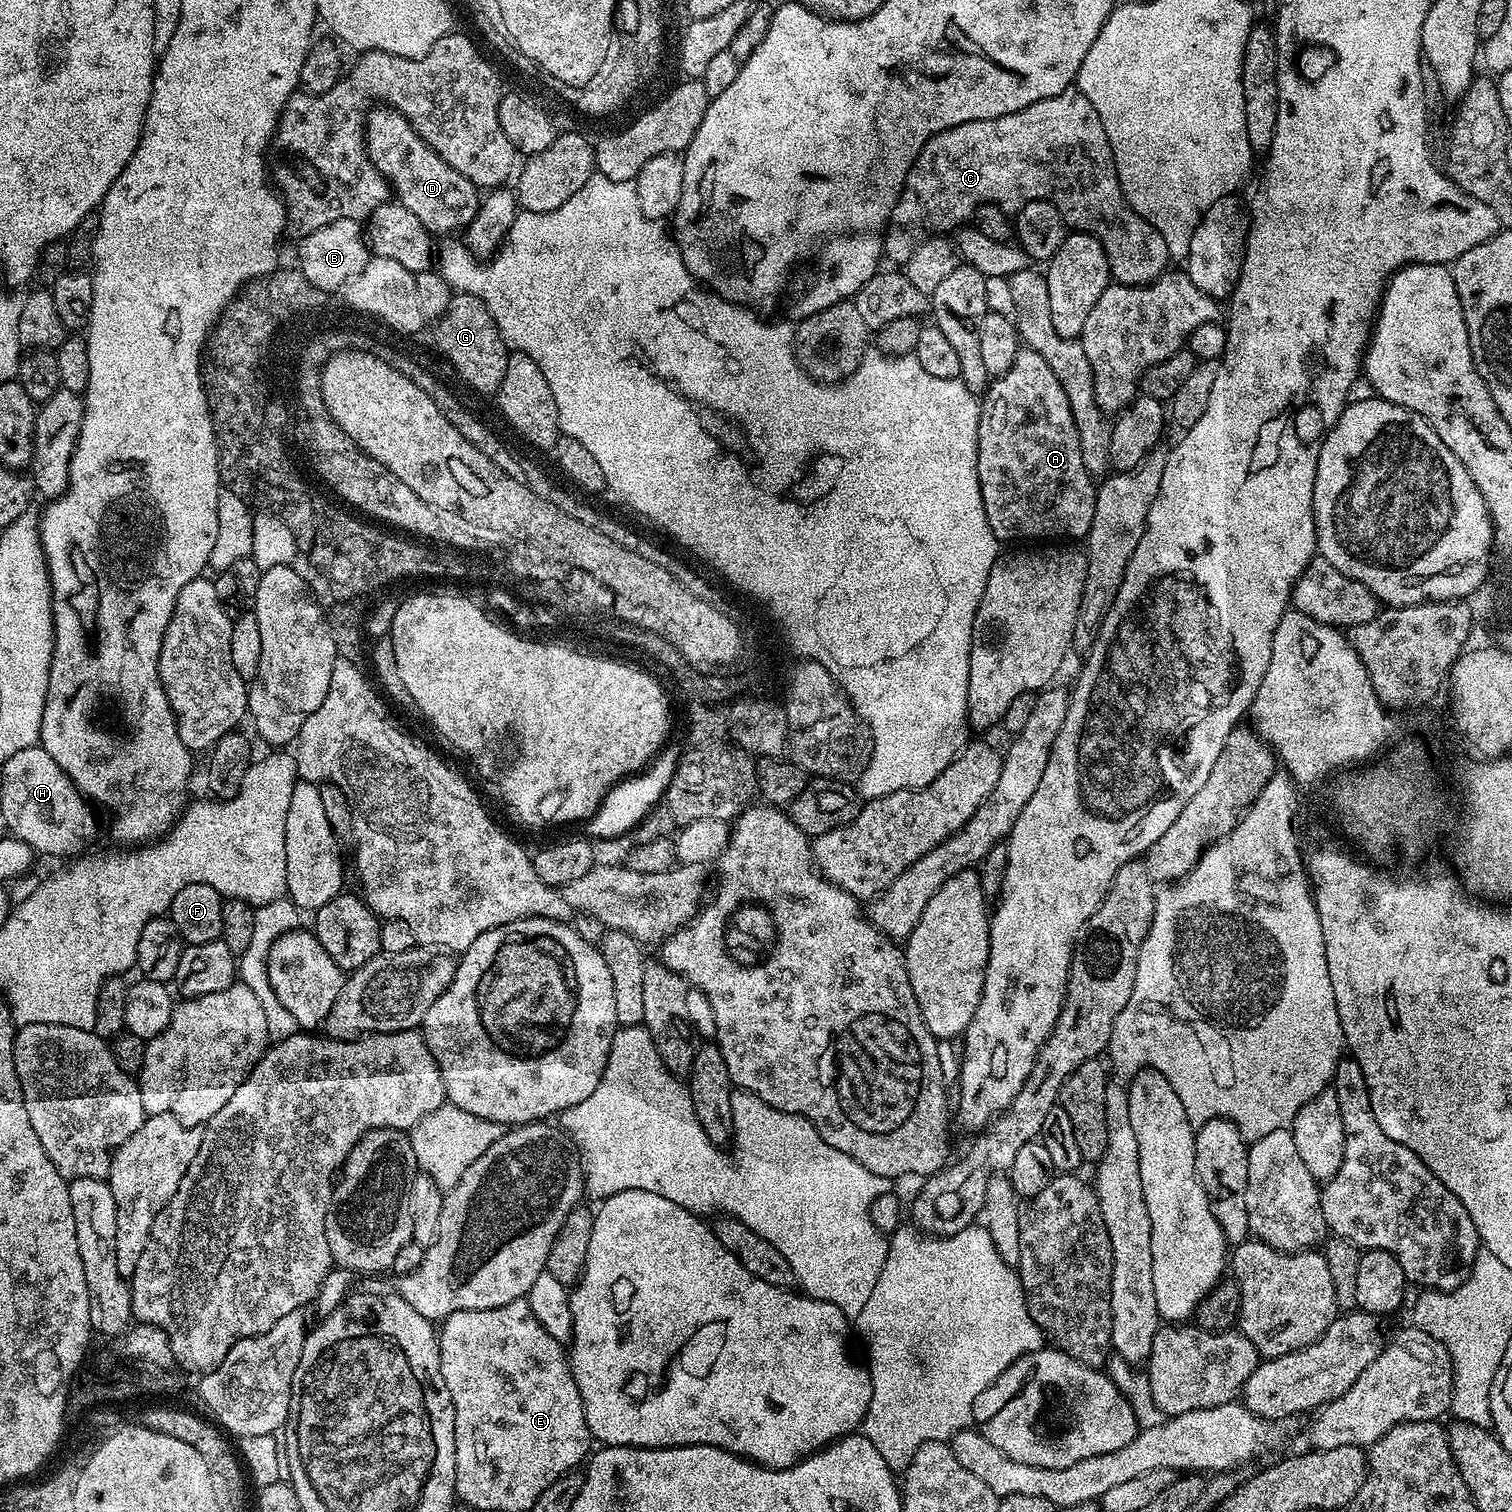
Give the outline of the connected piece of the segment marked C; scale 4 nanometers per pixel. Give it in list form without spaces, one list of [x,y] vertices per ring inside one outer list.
[[[1075,86],[1066,89],[1065,92],[1057,96],[1042,98],[1038,102],[1034,102],[1034,106],[1026,106],[1014,114],[1006,114],[1000,118],[990,118],[989,120],[970,120],[965,124],[947,128],[936,136],[931,136],[926,142],[926,146],[922,146],[916,161],[912,163],[912,168],[908,171],[908,177],[904,183],[904,189],[900,191],[900,196],[896,199],[896,205],[888,219],[888,227],[884,229],[884,256],[887,259],[907,262],[910,254],[914,254],[914,250],[918,250],[918,246],[922,246],[922,242],[930,239],[930,234],[948,234],[951,228],[957,227],[956,229],[959,229],[961,226],[967,225],[975,217],[976,210],[984,204],[997,204],[1003,212],[1015,214],[1019,212],[1022,206],[1026,206],[1026,202],[1034,202],[1035,200],[1050,201],[1062,214],[1064,223],[1068,225],[1069,229],[1085,232],[1100,239],[1104,247],[1104,253],[1108,255],[1108,270],[1111,279],[1115,283],[1149,284],[1150,281],[1158,279],[1169,267],[1170,257],[1166,246],[1166,238],[1162,238],[1162,234],[1146,218],[1140,217],[1128,205],[1120,189],[1119,179],[1116,176],[1115,158],[1112,157],[1110,139],[1106,136],[1106,130],[1103,129],[1098,111],[1095,110],[1090,100],[1086,98],[1086,94],[1080,92],[1080,89]]]

